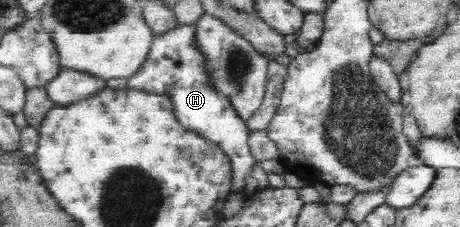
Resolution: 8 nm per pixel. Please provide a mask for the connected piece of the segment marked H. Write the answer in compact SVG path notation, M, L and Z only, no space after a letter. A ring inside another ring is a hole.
M197 22L178 23L172 30L155 35L152 39L150 52L140 70L127 79L127 89L134 89L143 91L149 94L166 95L172 102L173 114L178 120L178 123L187 130L196 132L200 137L207 138L224 148L224 153L230 157L232 161L233 171L233 192L247 193L245 189L246 178L252 174L255 166L259 166L258 161L254 159L252 151L250 151L249 137L250 129L248 129L248 122L244 121L232 101L228 97L224 97L222 92L218 91L211 82L211 70L208 68L207 54L199 47L197 41L198 34Z

